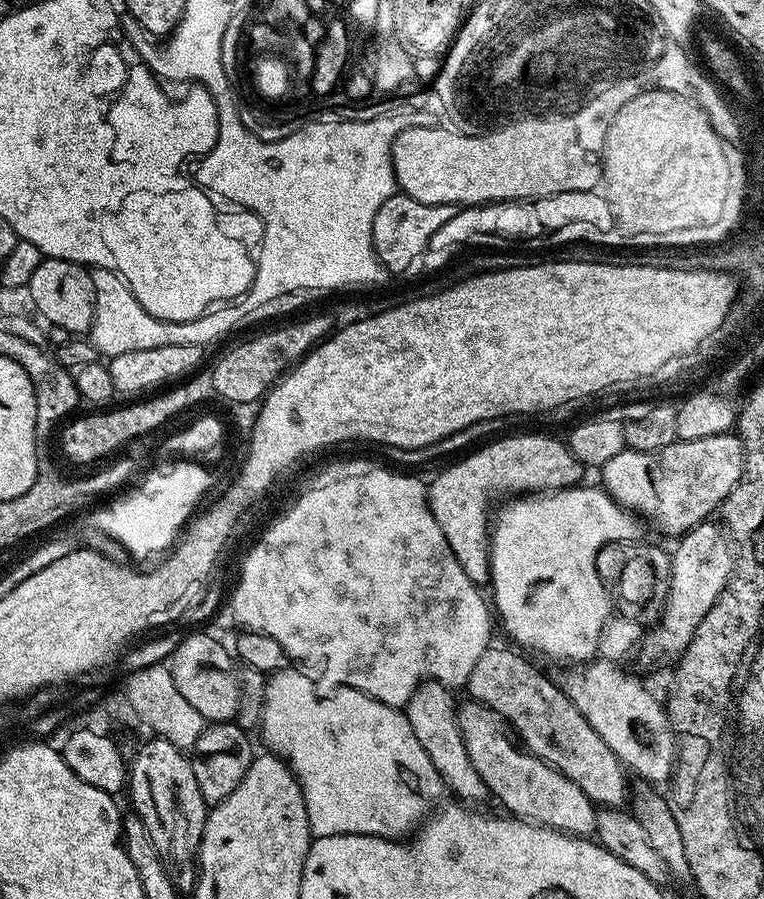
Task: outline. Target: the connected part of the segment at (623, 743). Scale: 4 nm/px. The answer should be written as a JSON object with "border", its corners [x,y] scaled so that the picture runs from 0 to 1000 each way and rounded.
{"border":[[[780,732],[763,745],[749,745],[736,764],[818,855],[834,859],[839,869],[864,874],[885,853],[886,815],[880,813],[870,784],[865,780],[863,783],[830,753],[817,753],[812,743],[808,735]]]}

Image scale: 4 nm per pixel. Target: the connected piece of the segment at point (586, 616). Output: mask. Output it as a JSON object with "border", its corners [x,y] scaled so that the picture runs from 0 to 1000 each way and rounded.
{"border":[[[750,541],[747,543],[730,543],[719,546],[716,549],[681,549],[666,555],[654,565],[654,571],[648,571],[647,582],[641,587],[641,667],[647,673],[648,684],[660,693],[660,699],[682,716],[679,720],[698,721],[702,725],[708,725],[712,730],[719,730],[723,734],[745,734],[749,741],[759,741],[774,735],[781,729],[785,720],[785,706],[788,701],[796,695],[796,691],[804,681],[804,669],[797,655],[791,655],[791,650],[785,646],[785,636],[780,633],[780,617],[785,614],[785,608],[795,601],[822,601],[832,603],[839,600],[844,584],[839,575],[831,570],[823,570],[821,565],[813,565],[789,542],[764,543],[766,541]]]}

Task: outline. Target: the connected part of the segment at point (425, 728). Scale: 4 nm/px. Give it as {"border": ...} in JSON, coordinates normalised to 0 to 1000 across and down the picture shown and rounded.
{"border":[[[558,756],[547,763],[547,768],[531,784],[531,795],[537,810],[542,812],[542,821],[547,821],[552,834],[563,839],[563,848],[568,848],[568,857],[573,857],[577,873],[593,881],[596,889],[611,892],[618,897],[628,897],[641,882],[636,870],[620,857],[620,848],[615,848],[615,839],[610,839],[610,825],[605,825],[599,779],[596,779],[593,766],[571,756]]]}

